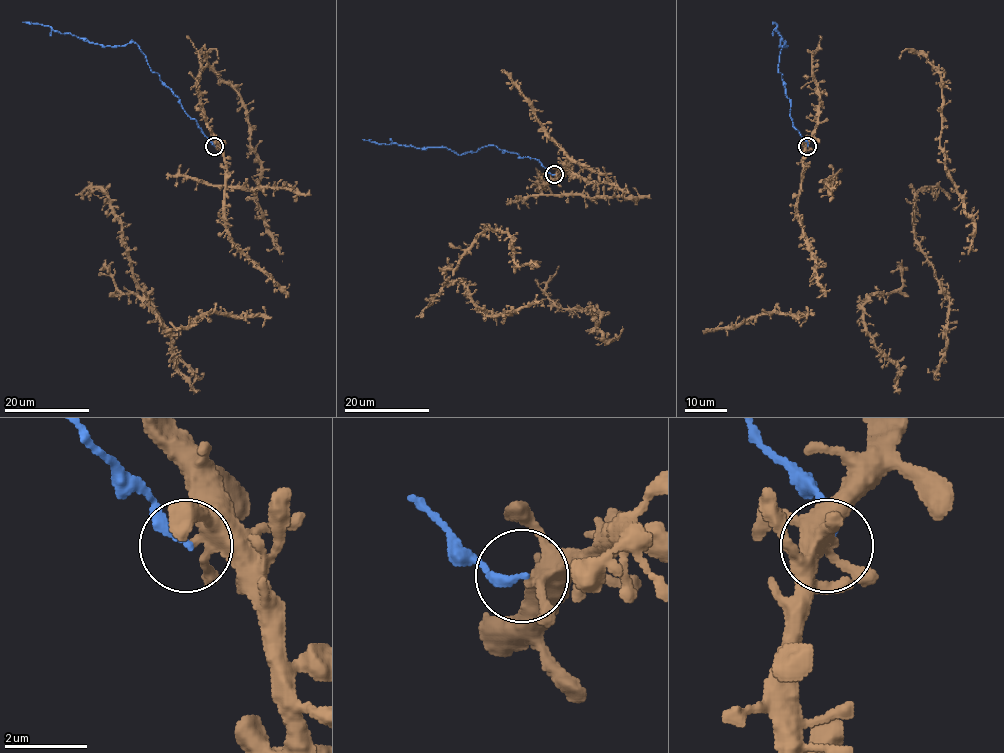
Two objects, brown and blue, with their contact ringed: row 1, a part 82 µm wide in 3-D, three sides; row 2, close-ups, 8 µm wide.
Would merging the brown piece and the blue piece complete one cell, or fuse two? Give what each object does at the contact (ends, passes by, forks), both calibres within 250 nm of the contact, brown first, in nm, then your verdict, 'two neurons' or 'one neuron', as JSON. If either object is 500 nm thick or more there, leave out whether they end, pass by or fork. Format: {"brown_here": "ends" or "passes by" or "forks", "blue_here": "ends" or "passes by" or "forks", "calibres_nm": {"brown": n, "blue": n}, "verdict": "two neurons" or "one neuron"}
{"brown_here": "passes by", "blue_here": "ends", "calibres_nm": {"brown": 320, "blue": 240}, "verdict": "one neuron"}

